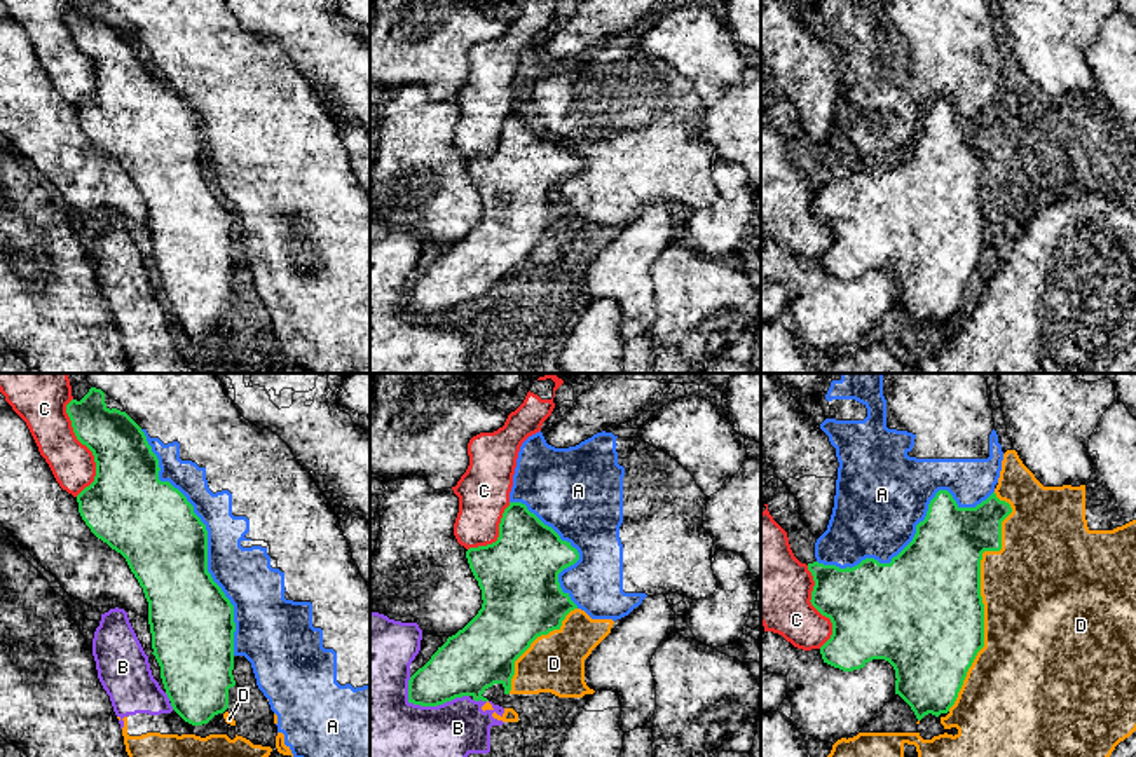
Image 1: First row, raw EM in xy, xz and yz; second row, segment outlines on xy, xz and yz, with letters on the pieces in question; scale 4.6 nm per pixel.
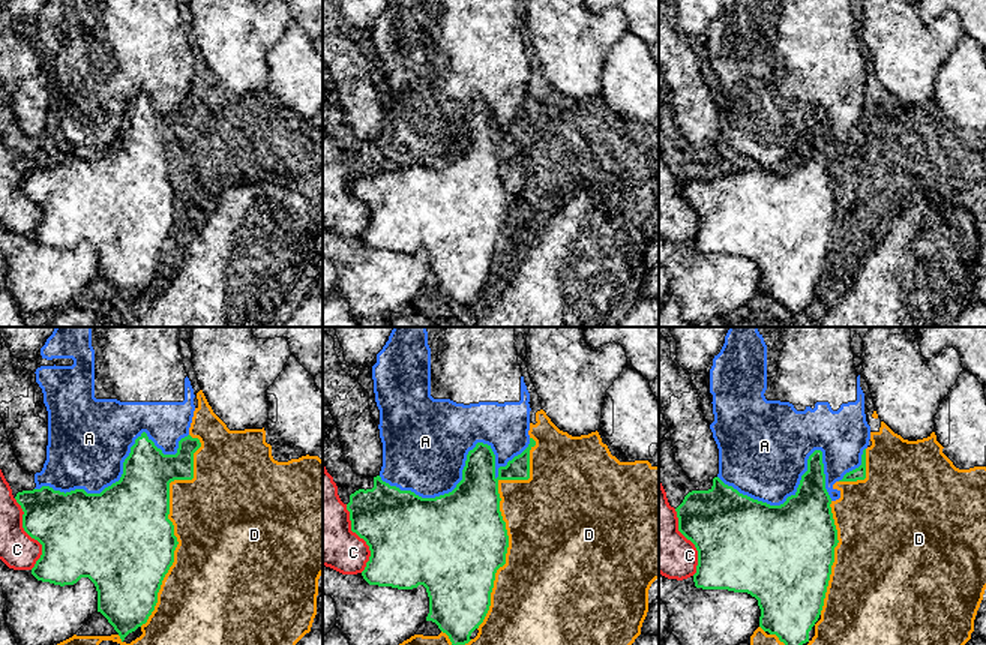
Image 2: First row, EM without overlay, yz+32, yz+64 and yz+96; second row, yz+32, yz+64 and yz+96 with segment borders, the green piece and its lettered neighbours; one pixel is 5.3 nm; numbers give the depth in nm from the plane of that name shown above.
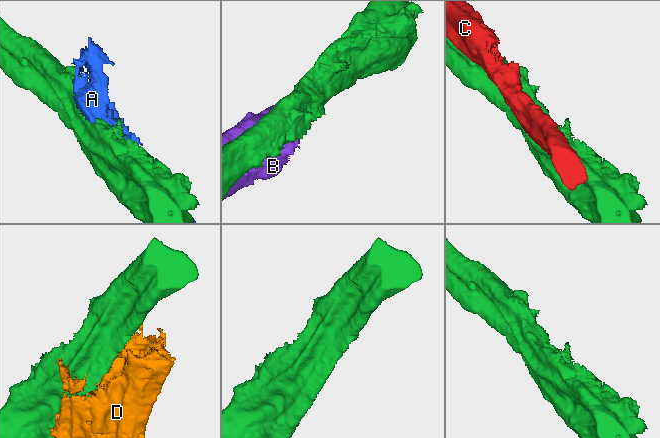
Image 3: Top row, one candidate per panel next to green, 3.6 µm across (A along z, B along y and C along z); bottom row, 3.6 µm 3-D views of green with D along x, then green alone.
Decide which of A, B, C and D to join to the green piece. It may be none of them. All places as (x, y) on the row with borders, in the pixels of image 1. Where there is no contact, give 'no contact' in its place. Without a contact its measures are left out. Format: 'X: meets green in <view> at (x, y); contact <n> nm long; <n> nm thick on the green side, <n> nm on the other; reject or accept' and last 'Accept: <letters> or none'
A: meets green in xy at (206, 539); contact 1150 nm long; 400 nm thick on the green side, 260 nm on the other; reject
B: meets green in xz at (430, 705); contact 300 nm long; 280 nm thick on the green side, 320 nm on the other; reject
C: meets green in xy at (86, 445); contact 460 nm long; 300 nm thick on the green side, 200 nm on the other; reject
D: meets green in yz at (979, 593); contact 1050 nm long; 500 nm thick on the green side, 480 nm on the other; reject
Accept: none

